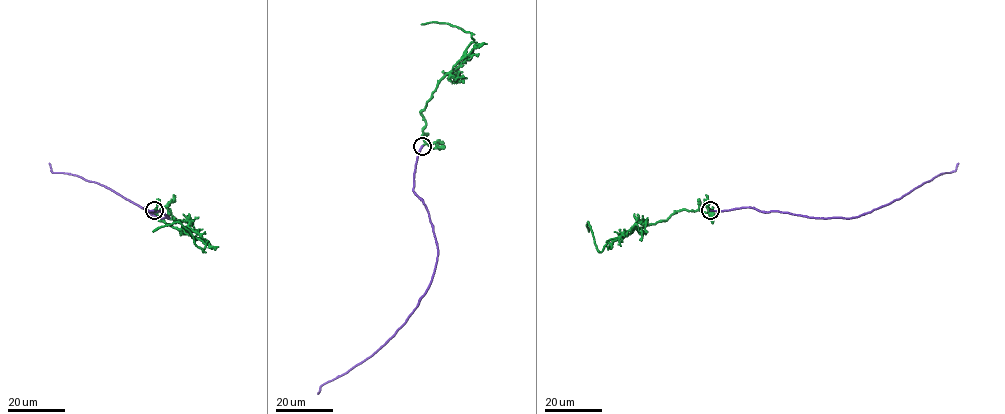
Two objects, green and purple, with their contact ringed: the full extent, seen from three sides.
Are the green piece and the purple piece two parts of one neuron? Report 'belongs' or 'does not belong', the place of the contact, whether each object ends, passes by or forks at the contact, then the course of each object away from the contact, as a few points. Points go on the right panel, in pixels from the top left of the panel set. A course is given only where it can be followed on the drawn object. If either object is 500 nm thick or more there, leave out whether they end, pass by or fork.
belongs; place (710, 210); green ends; purple ends; course green (710, 210), (676, 210), (666, 220), (609, 239), (601, 251), (588, 222), (588, 231); course purple (710, 210), (755, 208), (813, 218), (853, 218), (899, 199), (937, 175), (955, 170), (958, 163)

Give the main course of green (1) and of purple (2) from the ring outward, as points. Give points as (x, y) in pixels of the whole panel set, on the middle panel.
1: (422, 145), (425, 122), (421, 112), (437, 84), (474, 40), (470, 32), (447, 23), (421, 24)
2: (422, 145), (413, 191), (428, 212), (437, 248), (428, 289), (394, 335), (369, 357), (322, 385), (317, 394)

